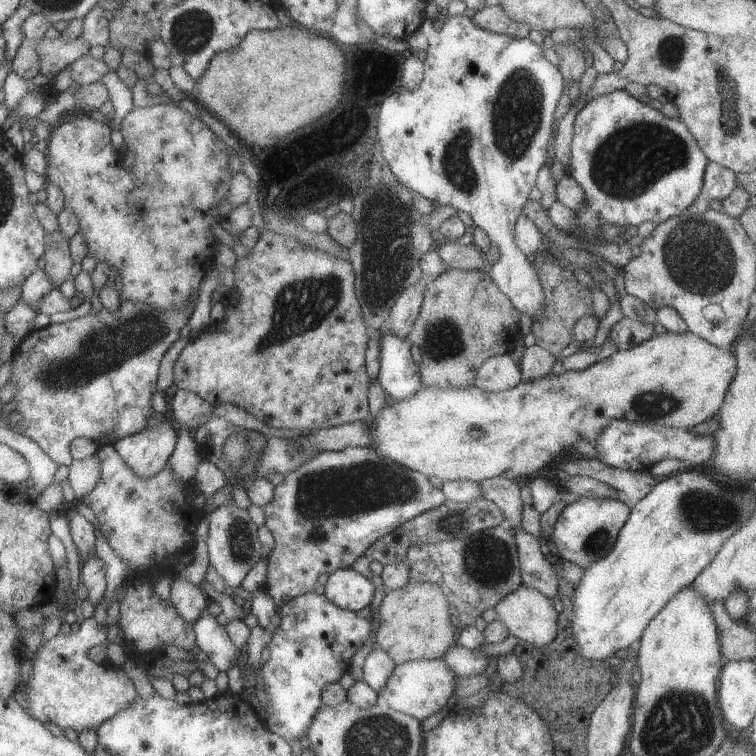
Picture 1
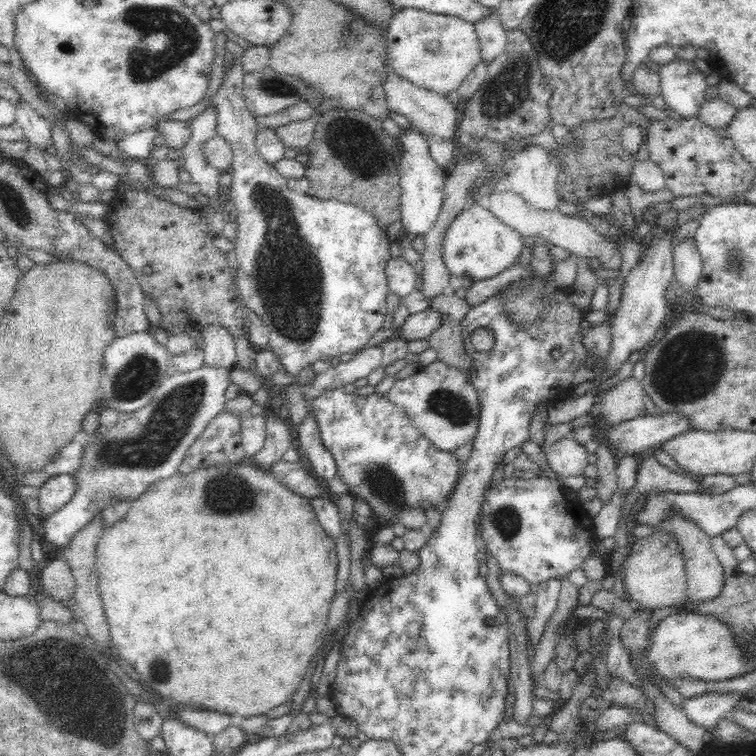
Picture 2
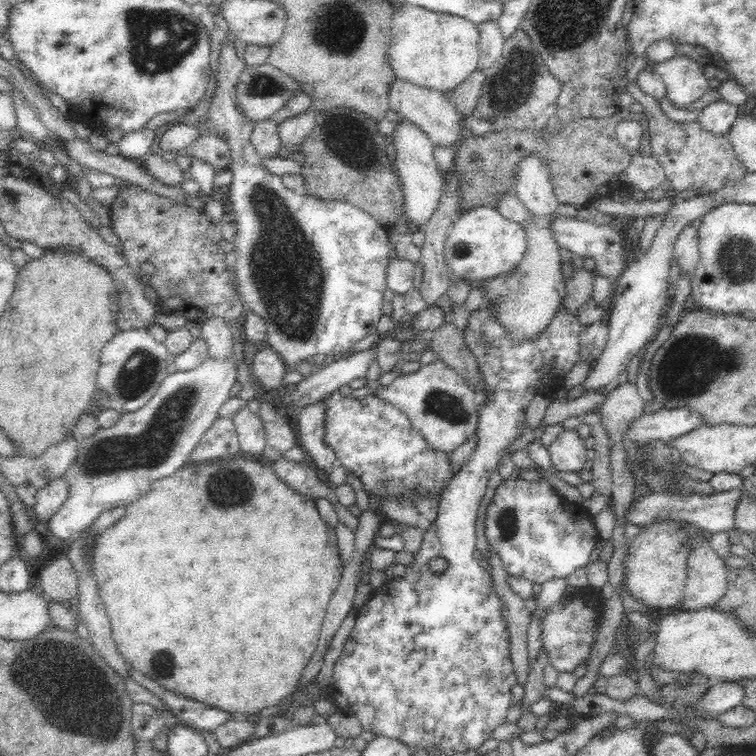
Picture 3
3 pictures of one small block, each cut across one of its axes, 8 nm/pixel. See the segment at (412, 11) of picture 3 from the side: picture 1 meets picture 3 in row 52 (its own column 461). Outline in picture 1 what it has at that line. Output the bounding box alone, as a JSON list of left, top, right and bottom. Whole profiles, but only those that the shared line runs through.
[367,331,736,483]

